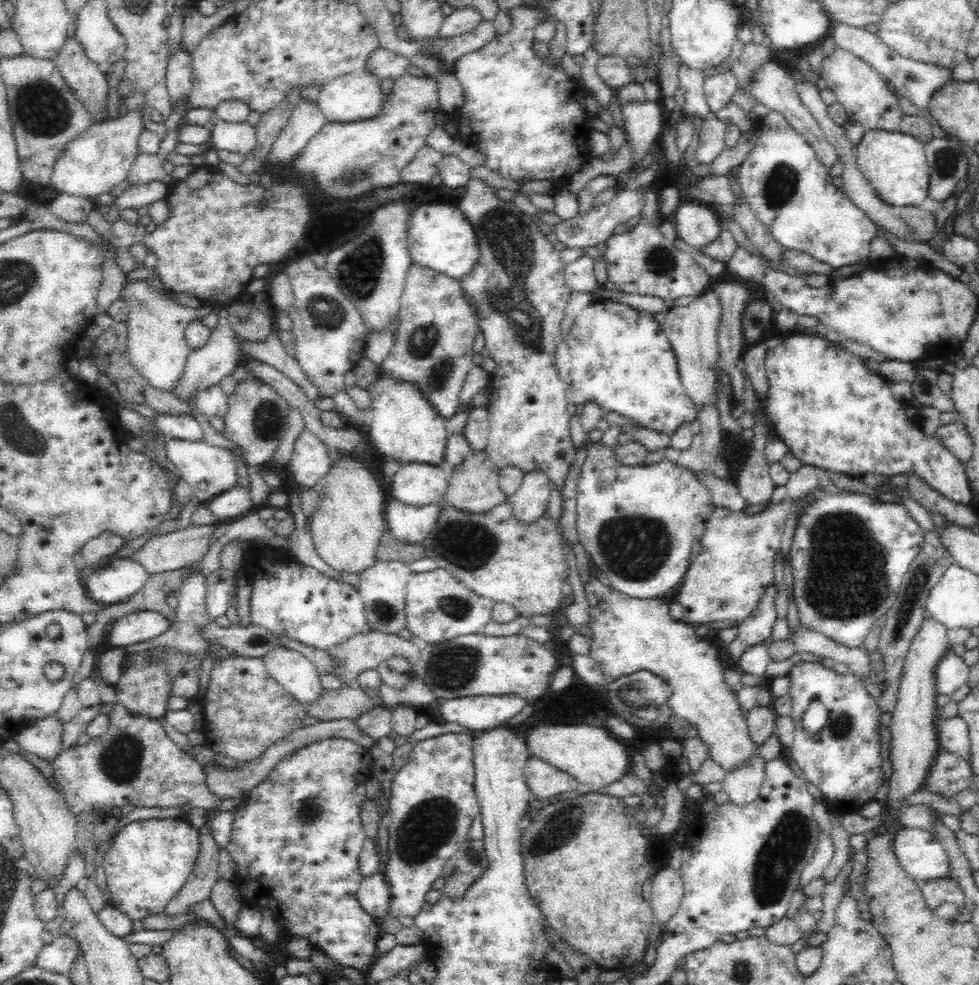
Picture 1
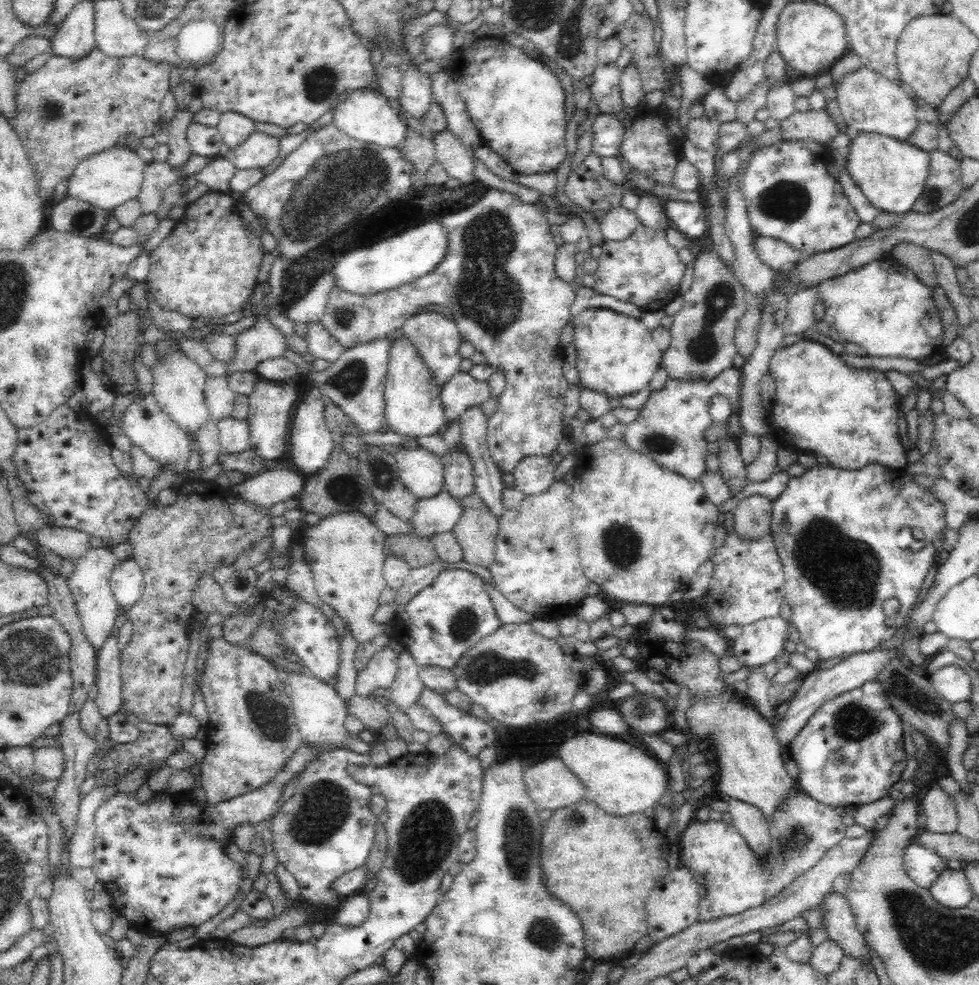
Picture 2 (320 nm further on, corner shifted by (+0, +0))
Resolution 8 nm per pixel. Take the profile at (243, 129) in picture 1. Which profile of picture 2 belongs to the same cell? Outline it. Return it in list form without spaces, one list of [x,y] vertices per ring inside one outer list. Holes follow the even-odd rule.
[[[256,131],[224,157],[236,169],[262,169],[272,164],[280,152],[279,139]]]

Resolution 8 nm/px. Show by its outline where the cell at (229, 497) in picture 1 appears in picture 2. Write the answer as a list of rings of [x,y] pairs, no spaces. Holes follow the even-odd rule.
[[[278,468],[245,477],[232,490],[244,500],[271,507],[277,502],[294,499],[302,492],[305,482],[306,475],[298,470],[291,472]]]

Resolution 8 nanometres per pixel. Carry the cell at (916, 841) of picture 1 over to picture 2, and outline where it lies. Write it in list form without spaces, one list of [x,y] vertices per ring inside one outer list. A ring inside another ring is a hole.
[[[912,843],[904,851],[903,867],[910,879],[922,889],[929,889],[947,868],[946,859],[934,850]]]

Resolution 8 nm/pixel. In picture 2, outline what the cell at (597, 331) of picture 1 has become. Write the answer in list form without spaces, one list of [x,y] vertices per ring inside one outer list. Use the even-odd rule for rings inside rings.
[[[588,308],[570,319],[573,346],[577,351],[580,386],[603,392],[609,398],[624,397],[648,387],[663,363],[663,354],[654,343],[651,331],[639,319],[608,308]]]

